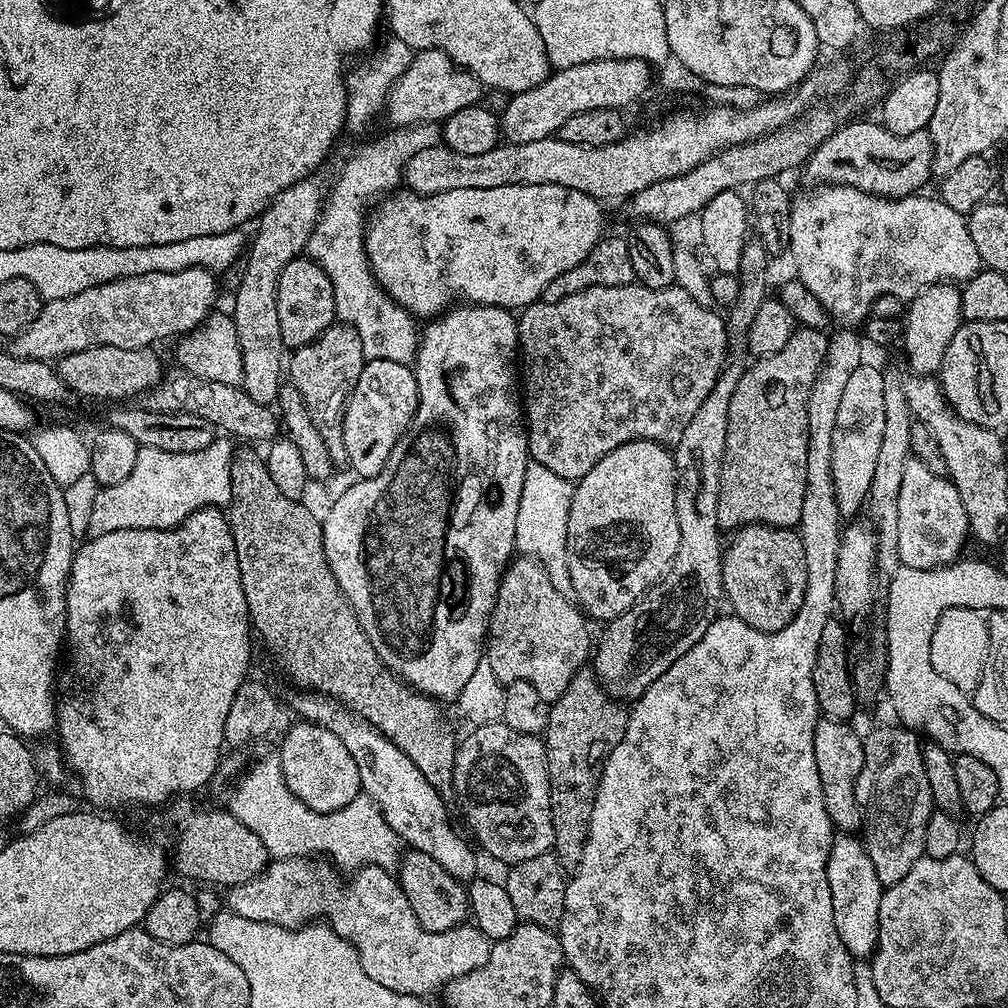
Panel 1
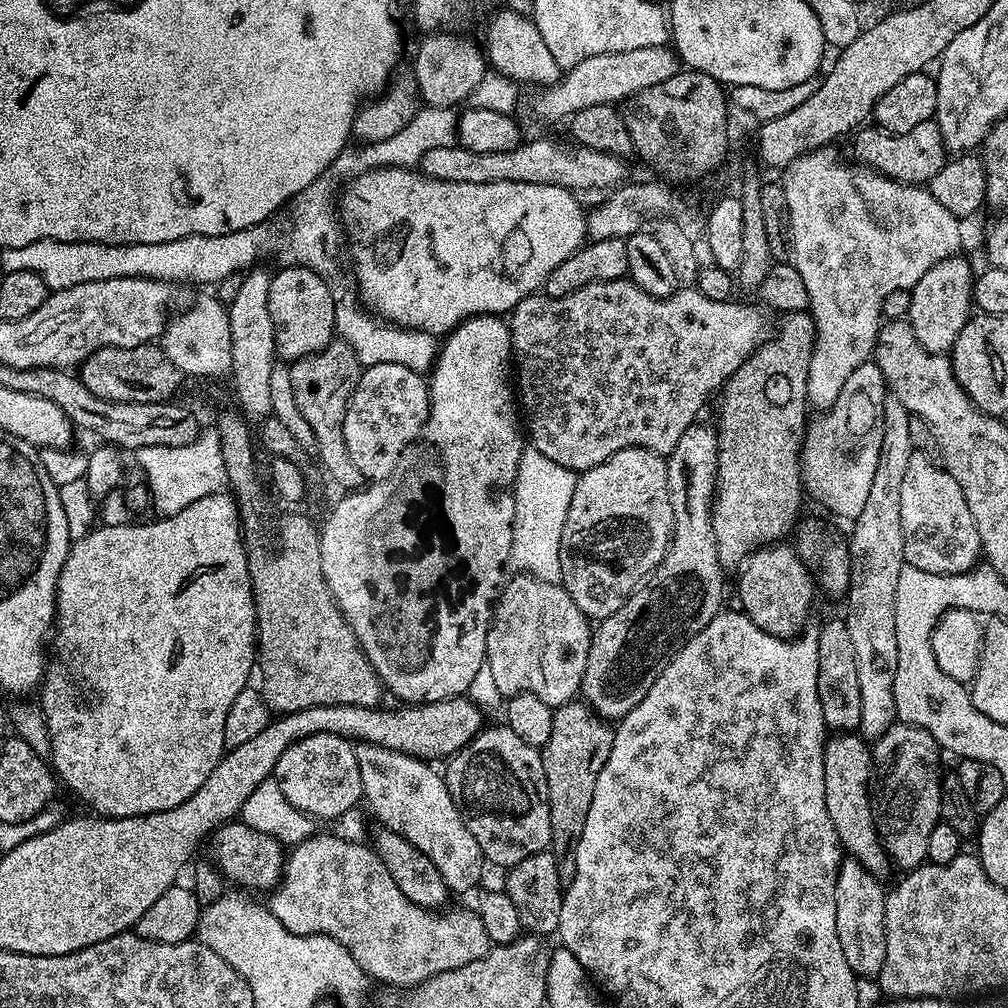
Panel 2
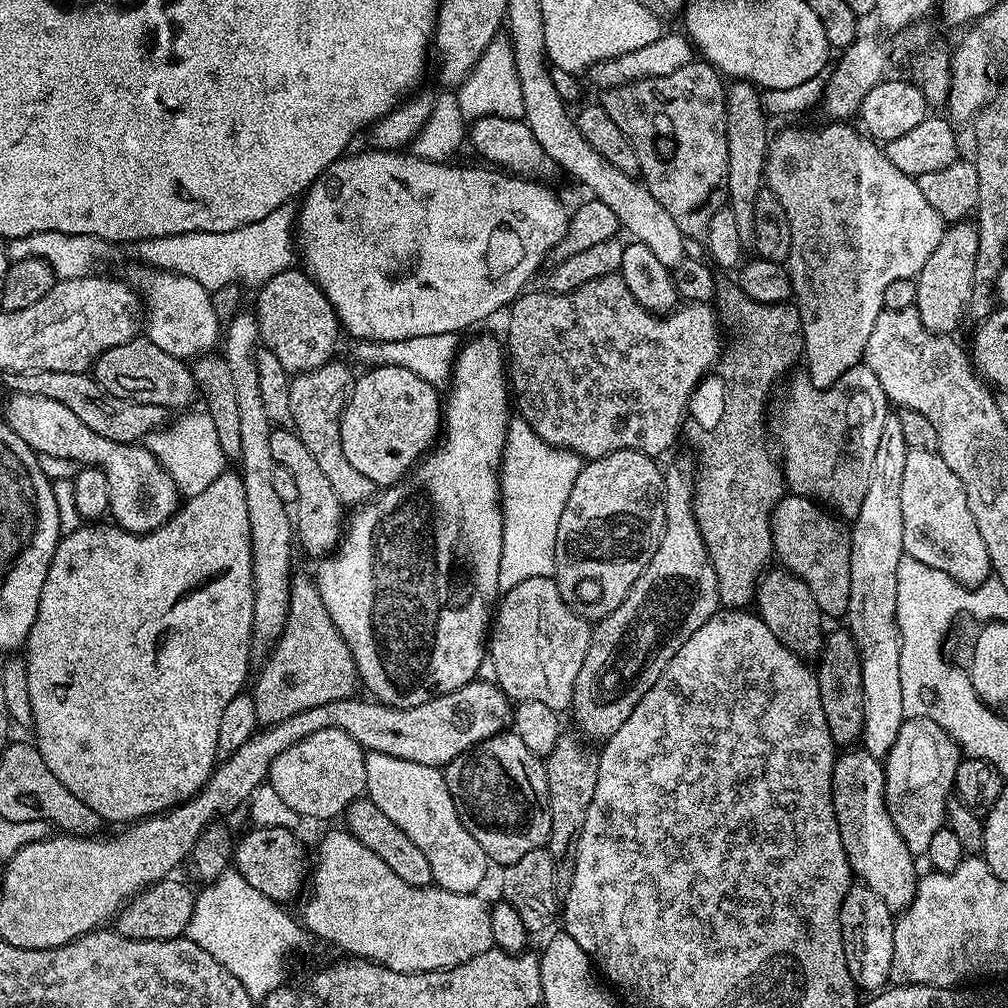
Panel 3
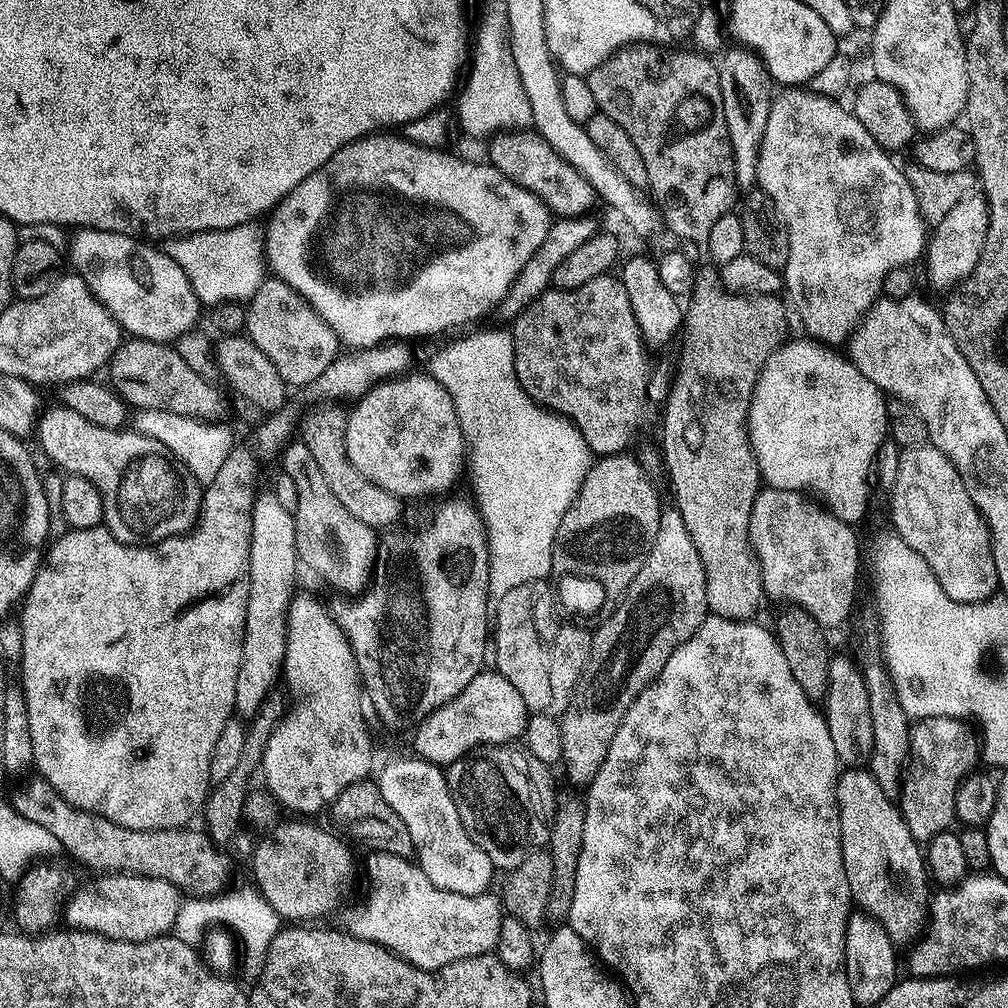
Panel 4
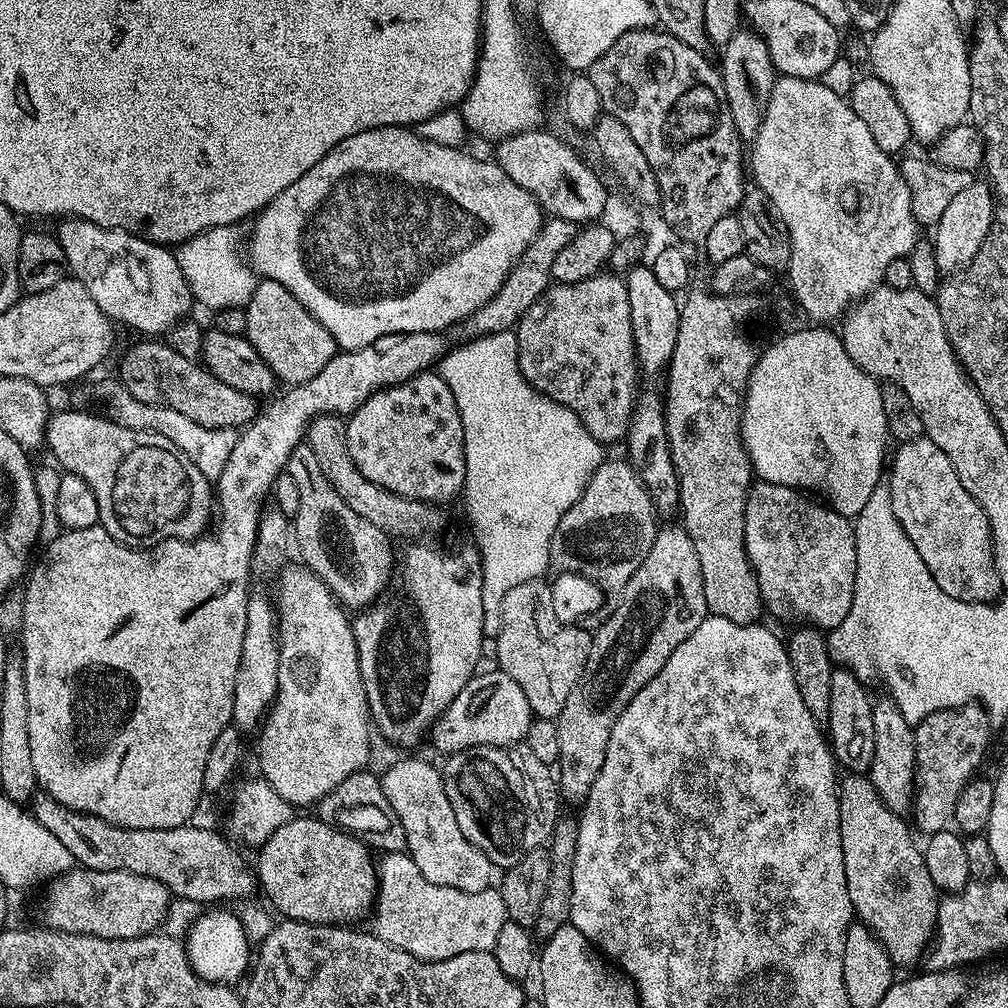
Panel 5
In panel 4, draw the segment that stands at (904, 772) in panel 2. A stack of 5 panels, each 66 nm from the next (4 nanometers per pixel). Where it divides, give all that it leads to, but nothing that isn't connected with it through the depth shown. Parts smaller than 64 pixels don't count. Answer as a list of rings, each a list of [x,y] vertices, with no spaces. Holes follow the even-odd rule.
[[[931,716],[925,720],[916,720],[911,725],[908,750],[911,759],[916,759],[920,764],[907,765],[902,780],[904,793],[900,800],[898,796],[898,807],[906,826],[910,828],[910,834],[918,842],[933,840],[938,834],[953,827],[956,820],[956,791],[964,777],[977,767],[982,752],[977,735],[968,727],[961,720],[945,716]]]

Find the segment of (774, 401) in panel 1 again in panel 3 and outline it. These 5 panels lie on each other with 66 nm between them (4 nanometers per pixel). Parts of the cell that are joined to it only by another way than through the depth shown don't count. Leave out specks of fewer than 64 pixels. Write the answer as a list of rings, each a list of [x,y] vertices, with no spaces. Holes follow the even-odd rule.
[[[724,278],[717,279],[714,307],[719,319],[732,331],[732,341],[727,341],[718,361],[718,373],[724,383],[724,405],[720,417],[709,432],[696,440],[694,455],[694,483],[692,486],[692,513],[698,522],[702,542],[708,551],[714,574],[718,578],[720,603],[728,610],[744,610],[756,599],[756,585],[762,573],[773,559],[772,551],[772,507],[786,495],[784,473],[777,457],[768,449],[770,428],[764,425],[764,407],[776,380],[785,379],[784,371],[801,359],[804,350],[802,318],[795,303],[763,304],[754,302],[741,290],[739,283],[732,284]]]

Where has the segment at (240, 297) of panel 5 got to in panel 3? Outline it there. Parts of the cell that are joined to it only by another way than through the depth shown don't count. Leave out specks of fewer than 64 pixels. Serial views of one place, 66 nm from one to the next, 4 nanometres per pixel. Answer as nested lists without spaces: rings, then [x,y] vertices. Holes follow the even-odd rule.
[[[289,202],[278,206],[278,210],[270,210],[266,218],[258,222],[250,222],[246,226],[238,226],[234,230],[225,232],[187,232],[173,236],[159,236],[153,240],[146,240],[135,245],[137,261],[143,262],[149,268],[160,268],[163,272],[176,272],[179,276],[194,278],[194,282],[202,282],[202,286],[209,290],[236,283],[241,286],[259,286],[265,284],[274,274],[287,272],[293,267],[294,256],[294,225],[298,220],[298,208]]]

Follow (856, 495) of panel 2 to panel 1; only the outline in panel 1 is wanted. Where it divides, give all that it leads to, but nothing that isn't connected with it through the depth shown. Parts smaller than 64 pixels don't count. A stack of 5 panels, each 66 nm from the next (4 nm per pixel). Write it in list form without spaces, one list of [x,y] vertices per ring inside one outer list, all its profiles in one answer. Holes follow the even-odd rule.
[[[862,362],[850,374],[842,402],[838,402],[838,422],[832,435],[832,477],[841,517],[852,518],[856,511],[865,507],[870,490],[870,478],[874,478],[874,466],[878,463],[878,449],[882,446],[882,430],[886,423],[886,409],[882,403],[884,393],[884,372],[868,362]]]

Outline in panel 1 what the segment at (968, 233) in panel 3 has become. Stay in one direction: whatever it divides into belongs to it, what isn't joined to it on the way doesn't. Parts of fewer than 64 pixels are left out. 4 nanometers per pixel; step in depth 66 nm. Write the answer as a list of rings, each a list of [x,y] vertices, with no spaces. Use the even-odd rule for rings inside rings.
[[[955,283],[932,284],[910,301],[906,308],[902,341],[904,352],[908,355],[908,364],[915,375],[936,376],[939,373],[946,346],[950,346],[950,338],[954,338],[961,323],[960,288]]]

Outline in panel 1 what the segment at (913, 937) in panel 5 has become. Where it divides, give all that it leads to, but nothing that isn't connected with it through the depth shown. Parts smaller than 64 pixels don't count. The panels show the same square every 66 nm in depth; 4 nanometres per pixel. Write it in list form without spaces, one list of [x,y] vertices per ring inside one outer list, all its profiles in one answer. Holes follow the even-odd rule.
[[[821,718],[816,721],[814,730],[814,762],[818,762],[818,779],[822,781],[822,802],[826,802],[826,814],[832,820],[833,829],[844,834],[855,833],[862,824],[862,813],[856,801],[856,783],[858,774],[862,774],[864,742],[861,733],[856,733],[852,726],[851,723],[842,720]]]

